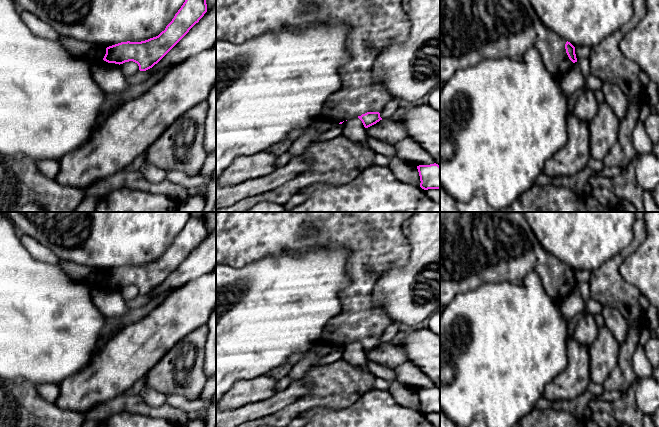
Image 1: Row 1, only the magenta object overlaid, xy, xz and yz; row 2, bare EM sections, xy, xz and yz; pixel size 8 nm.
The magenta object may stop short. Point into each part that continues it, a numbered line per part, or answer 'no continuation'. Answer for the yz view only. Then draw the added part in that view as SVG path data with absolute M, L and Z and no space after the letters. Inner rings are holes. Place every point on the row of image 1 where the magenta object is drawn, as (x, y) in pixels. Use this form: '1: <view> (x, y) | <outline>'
1: yz (471, 31) | M440 0L440 81L444 83L458 70L476 66L483 60L510 58L523 61L526 51L531 47L539 50L548 72L559 79L574 64L566 53L566 42L542 24L529 0Z

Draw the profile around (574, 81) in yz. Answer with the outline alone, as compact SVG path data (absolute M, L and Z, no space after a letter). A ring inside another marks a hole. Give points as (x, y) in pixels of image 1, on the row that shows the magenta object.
M575 62L570 71L559 78L558 81L561 89L568 96L579 93L585 89L585 76L581 72L577 62Z

